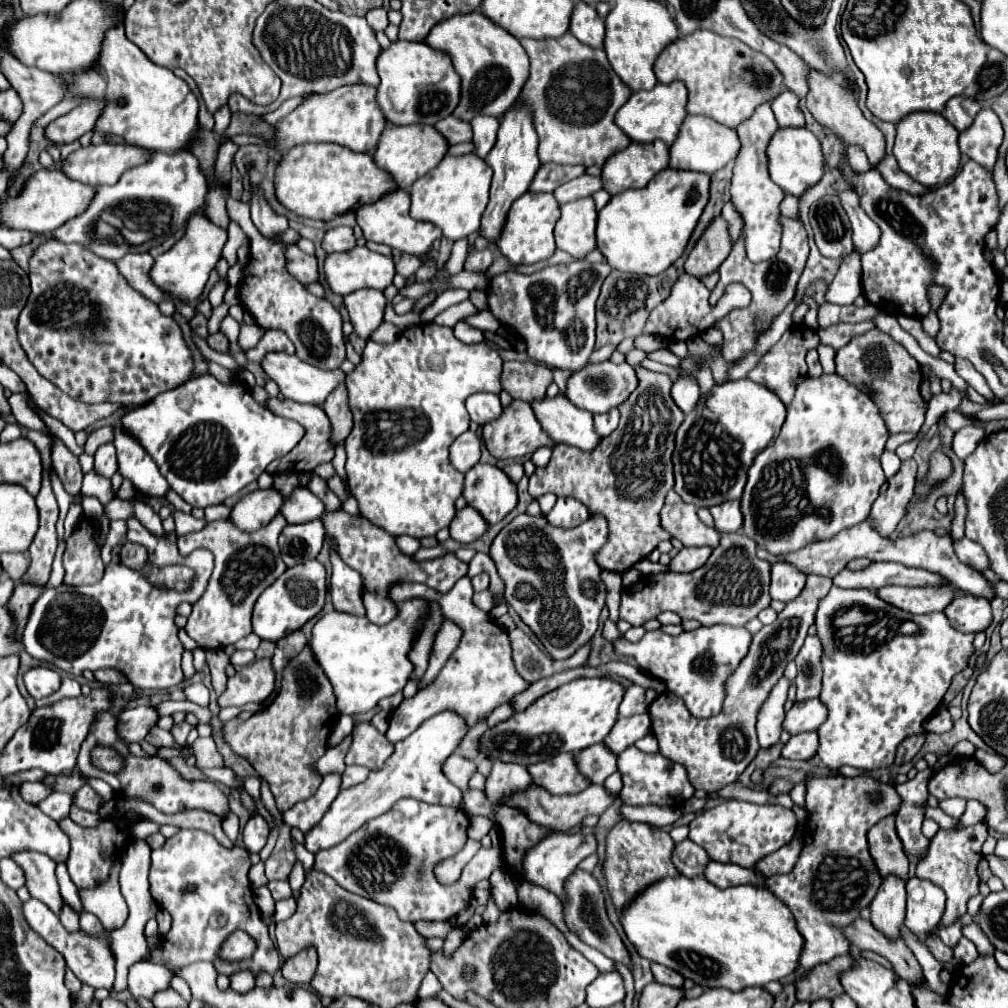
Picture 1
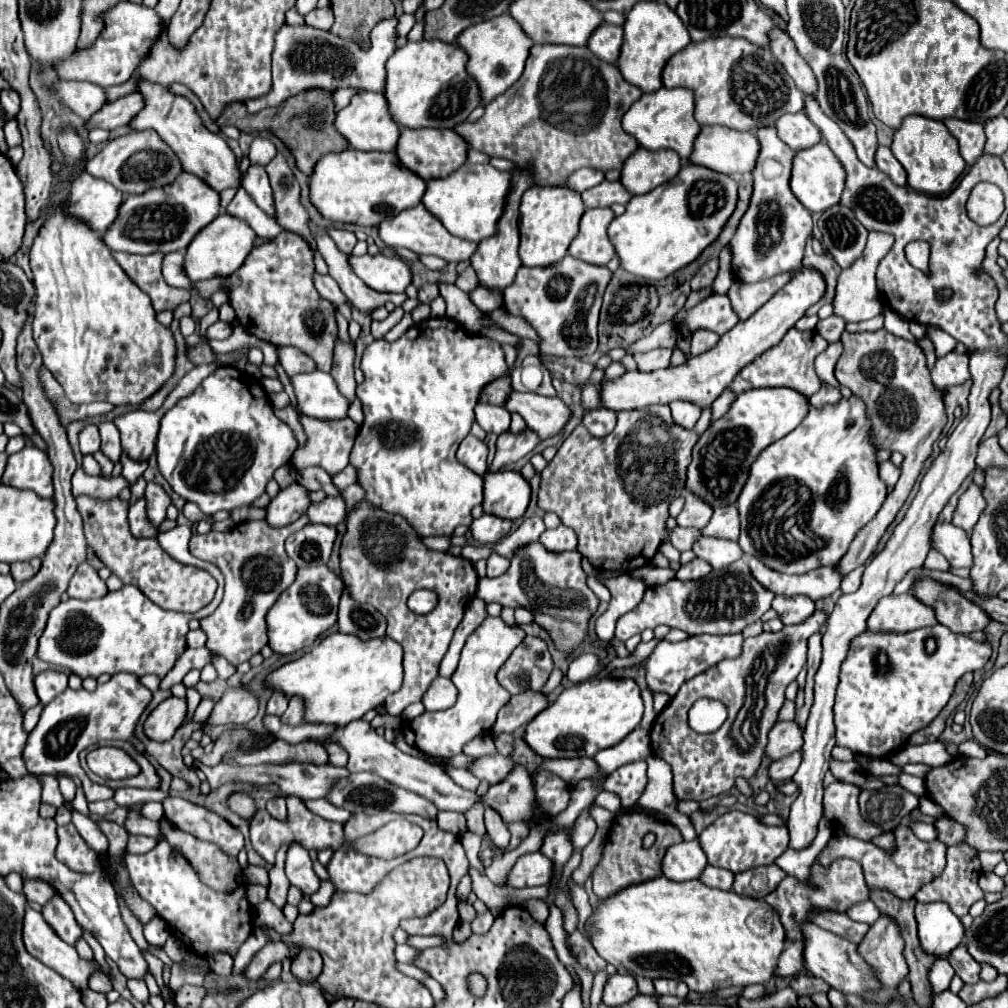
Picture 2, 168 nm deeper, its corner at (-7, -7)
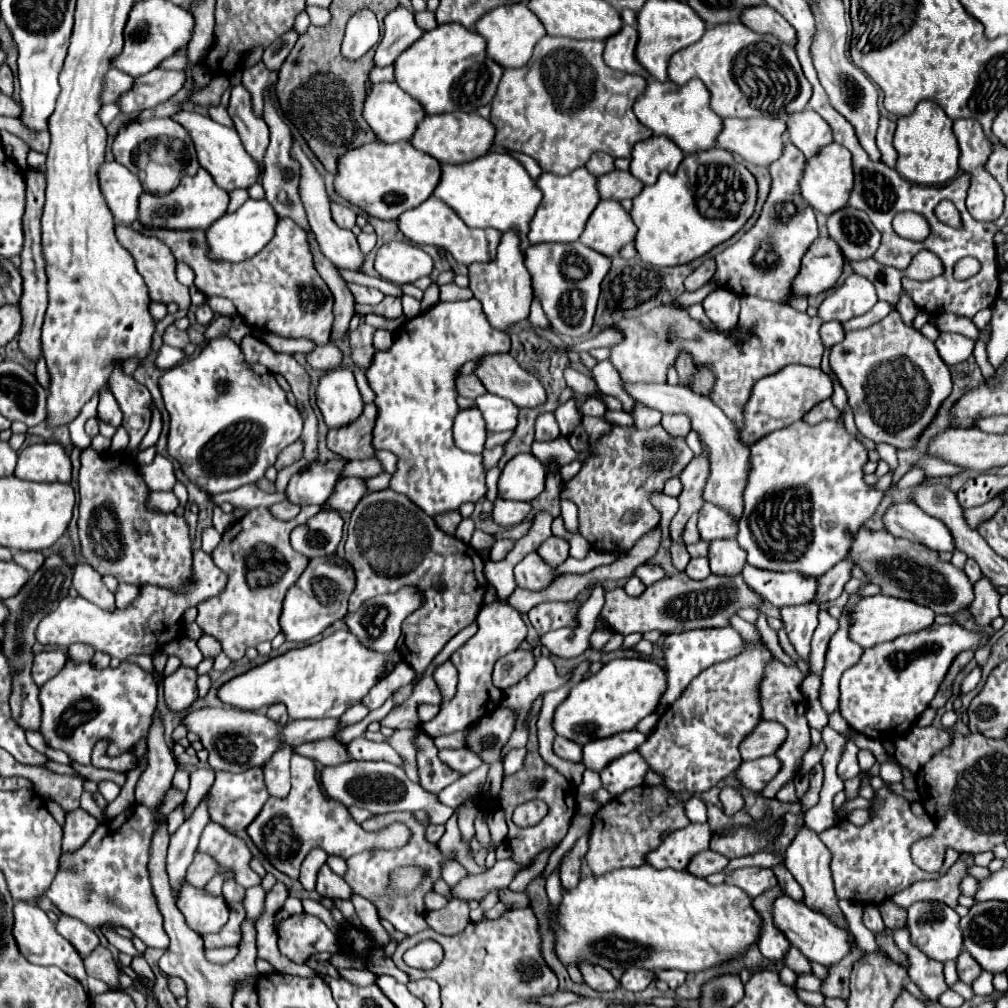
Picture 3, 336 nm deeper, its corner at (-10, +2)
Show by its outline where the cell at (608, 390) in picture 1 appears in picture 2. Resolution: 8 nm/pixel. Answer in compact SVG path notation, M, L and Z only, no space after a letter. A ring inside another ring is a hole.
M802 267L800 273L784 287L776 297L772 297L766 305L762 305L760 311L756 311L746 321L740 321L734 329L730 329L726 335L720 337L716 347L708 349L702 355L690 357L680 367L668 367L660 371L626 371L618 379L608 379L600 385L600 405L604 409L612 411L626 411L626 409L644 409L656 403L668 405L676 399L696 403L700 407L712 405L712 401L732 383L732 377L744 369L744 365L752 363L758 355L768 351L772 345L778 345L780 339L784 339L784 333L794 327L794 323L806 313L810 305L814 305L824 295L826 283L822 275L814 269Z

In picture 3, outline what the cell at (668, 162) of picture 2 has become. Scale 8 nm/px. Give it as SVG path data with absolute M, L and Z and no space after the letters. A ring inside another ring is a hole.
M651 136L649 140L635 144L631 174L643 184L655 184L663 170L675 172L683 158L685 154L673 140L667 136Z

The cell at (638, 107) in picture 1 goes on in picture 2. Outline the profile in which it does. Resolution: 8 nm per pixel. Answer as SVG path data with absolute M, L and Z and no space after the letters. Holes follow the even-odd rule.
M660 87L660 91L644 93L622 117L622 127L628 135L636 137L640 147L658 151L658 149L672 149L676 151L684 163L688 163L688 157L692 153L694 139L700 131L700 125L694 119L694 93L684 87L666 89Z

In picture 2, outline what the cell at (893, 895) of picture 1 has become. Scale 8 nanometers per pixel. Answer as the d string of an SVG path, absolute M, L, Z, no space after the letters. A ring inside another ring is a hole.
M880 915L878 921L870 925L870 931L858 945L858 951L878 971L878 979L884 985L878 995L866 995L864 1001L874 1005L886 1005L898 983L908 975L900 925L896 925L892 917Z

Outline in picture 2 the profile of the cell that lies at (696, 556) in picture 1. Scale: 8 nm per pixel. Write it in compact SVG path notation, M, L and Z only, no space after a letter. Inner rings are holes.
M692 559L690 563L686 563L686 565L682 565L682 567L678 569L676 577L678 577L678 579L682 579L682 581L690 581L690 579L702 579L702 577L706 577L710 571L712 571L712 567L710 567L706 561Z

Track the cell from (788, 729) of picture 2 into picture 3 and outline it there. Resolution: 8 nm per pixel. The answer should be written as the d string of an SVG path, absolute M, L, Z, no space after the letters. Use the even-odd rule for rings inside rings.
M759 722L757 728L753 728L751 736L743 740L739 752L743 761L755 760L761 756L771 756L777 752L777 748L783 744L787 732L777 722Z

